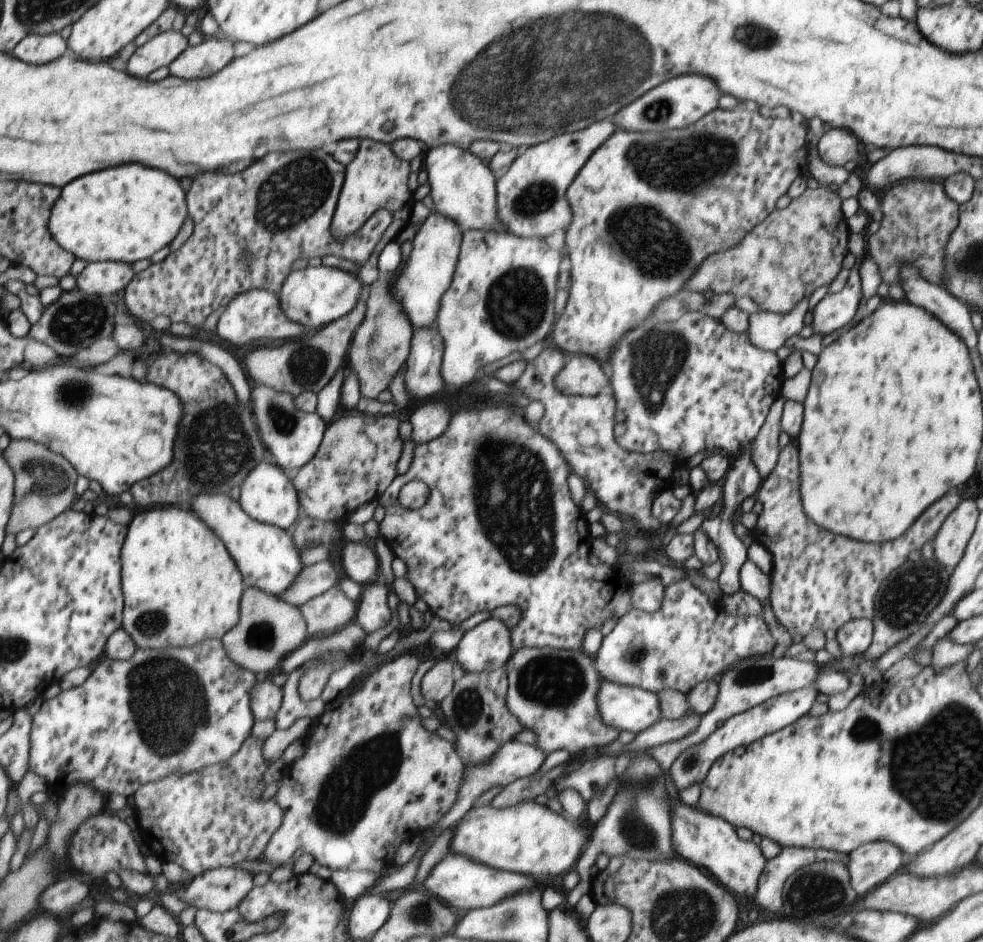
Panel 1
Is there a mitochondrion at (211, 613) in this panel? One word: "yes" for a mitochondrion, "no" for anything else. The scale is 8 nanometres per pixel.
no

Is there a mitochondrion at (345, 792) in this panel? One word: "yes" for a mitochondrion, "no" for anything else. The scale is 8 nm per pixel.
yes

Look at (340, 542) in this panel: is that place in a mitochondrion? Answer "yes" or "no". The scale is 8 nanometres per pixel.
no

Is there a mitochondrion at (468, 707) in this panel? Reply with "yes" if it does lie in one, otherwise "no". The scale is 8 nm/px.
yes

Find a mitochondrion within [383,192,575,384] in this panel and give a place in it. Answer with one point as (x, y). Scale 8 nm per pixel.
(516, 303)

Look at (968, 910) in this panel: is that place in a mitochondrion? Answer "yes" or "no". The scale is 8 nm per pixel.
no

